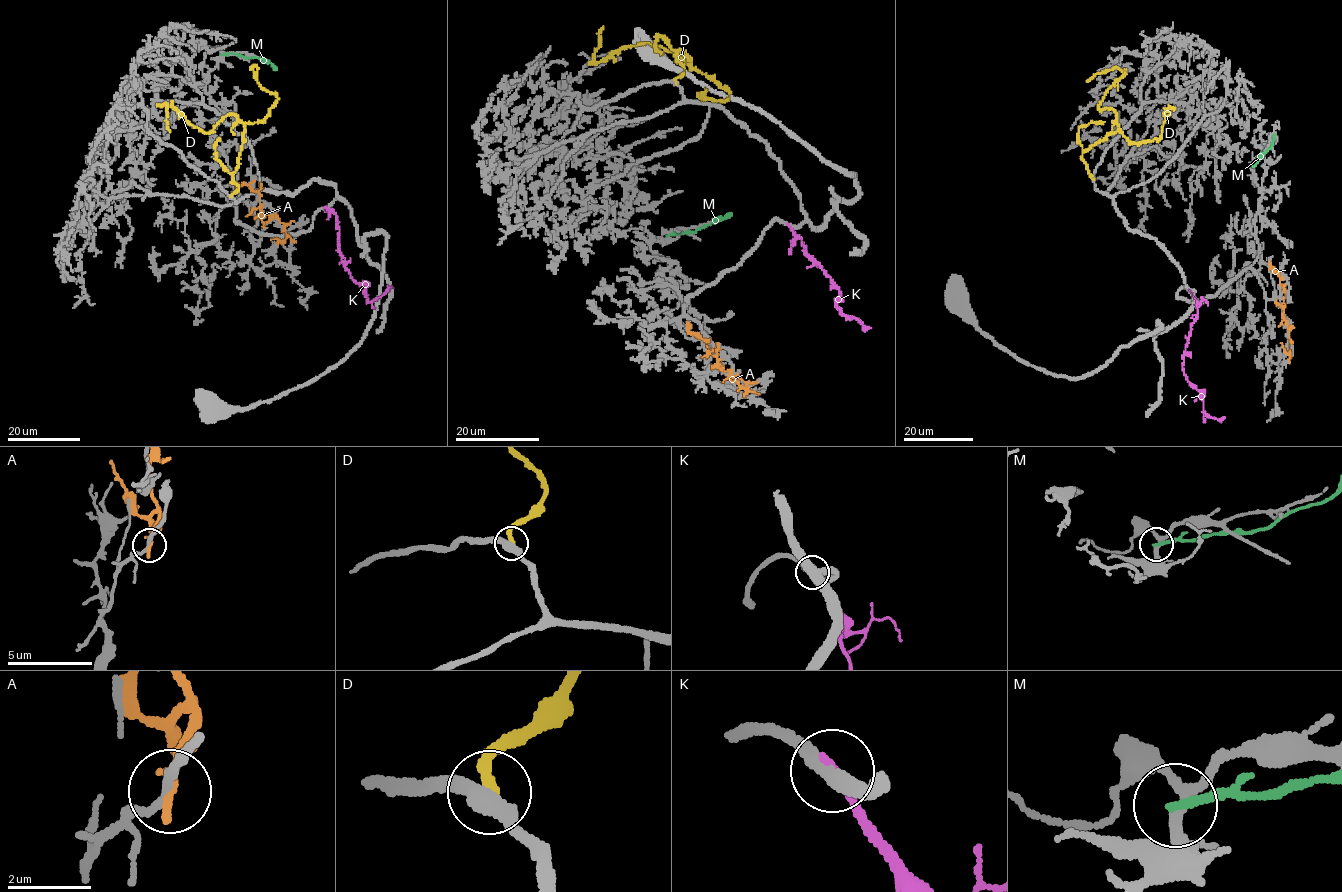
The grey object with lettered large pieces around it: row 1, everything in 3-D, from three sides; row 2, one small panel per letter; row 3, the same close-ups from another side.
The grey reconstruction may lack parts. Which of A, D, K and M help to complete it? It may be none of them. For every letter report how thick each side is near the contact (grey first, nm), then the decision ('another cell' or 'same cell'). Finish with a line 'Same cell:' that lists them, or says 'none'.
A: 190/280 nm | another cell
D: 400/300 nm | another cell
K: 320/240 nm | another cell
M: 200/220 nm | another cell
Same cell: none

